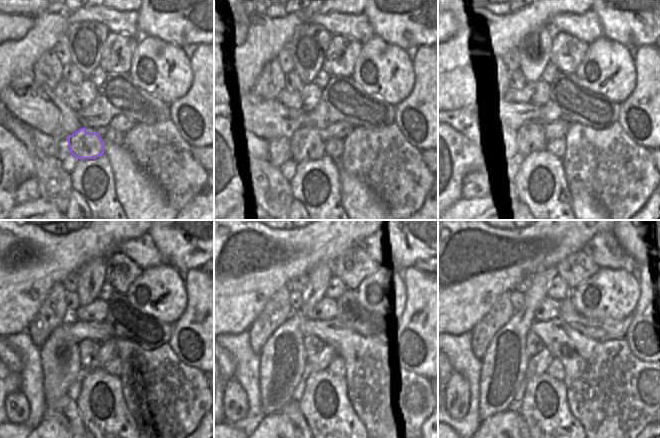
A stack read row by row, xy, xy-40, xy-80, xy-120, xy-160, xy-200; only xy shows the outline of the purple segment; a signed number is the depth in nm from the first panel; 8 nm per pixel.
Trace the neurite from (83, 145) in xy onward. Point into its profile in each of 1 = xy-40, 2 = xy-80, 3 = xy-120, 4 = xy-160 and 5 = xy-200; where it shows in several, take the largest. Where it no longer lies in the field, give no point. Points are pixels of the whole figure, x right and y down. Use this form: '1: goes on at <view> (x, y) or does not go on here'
1: goes on at xy-40 (306, 146)
2: goes on at xy-80 (528, 141)
3: goes on at xy-120 (89, 363)
4: goes on at xy-160 (299, 389)
5: goes on at xy-200 (521, 390)

